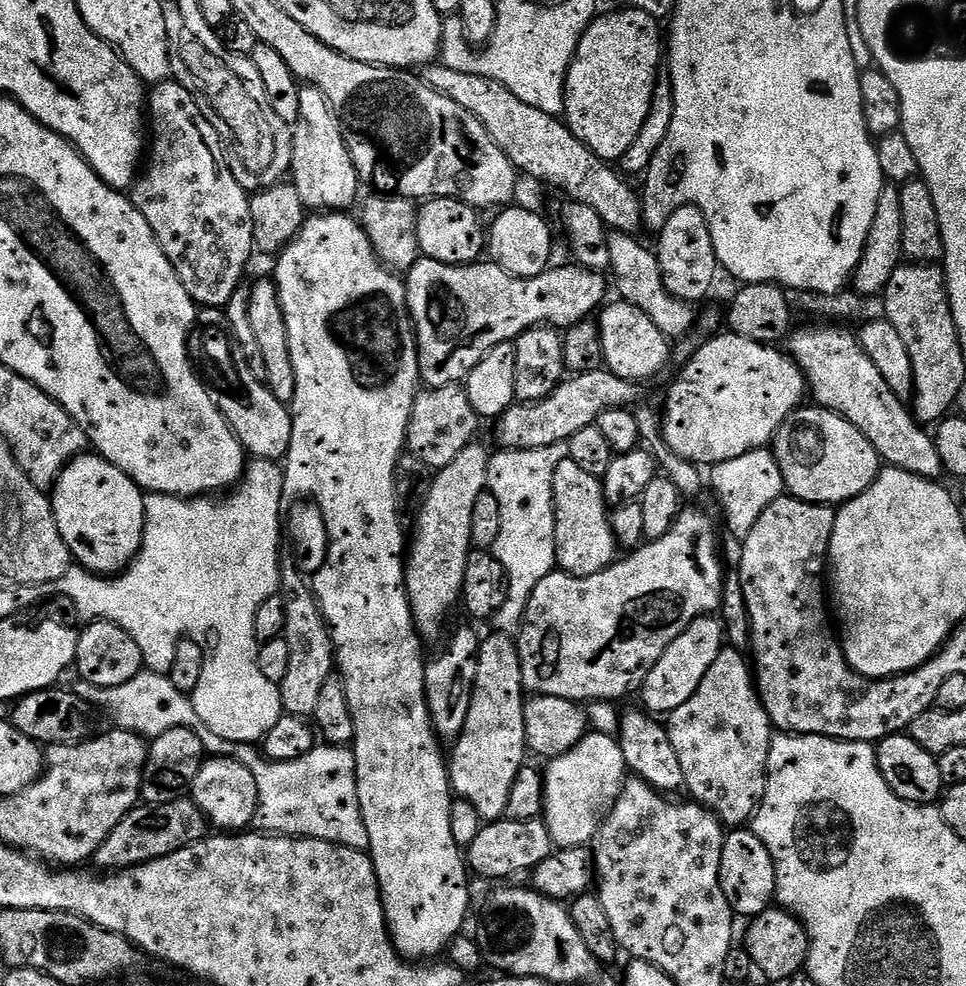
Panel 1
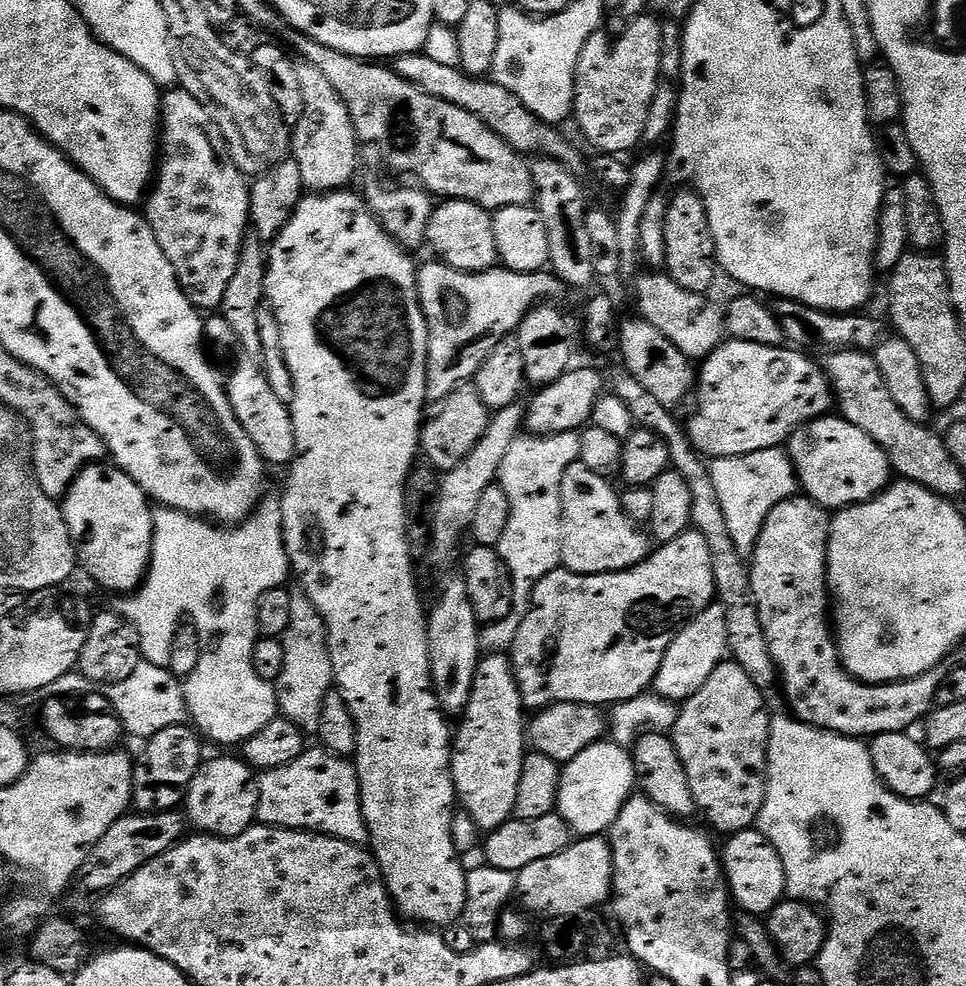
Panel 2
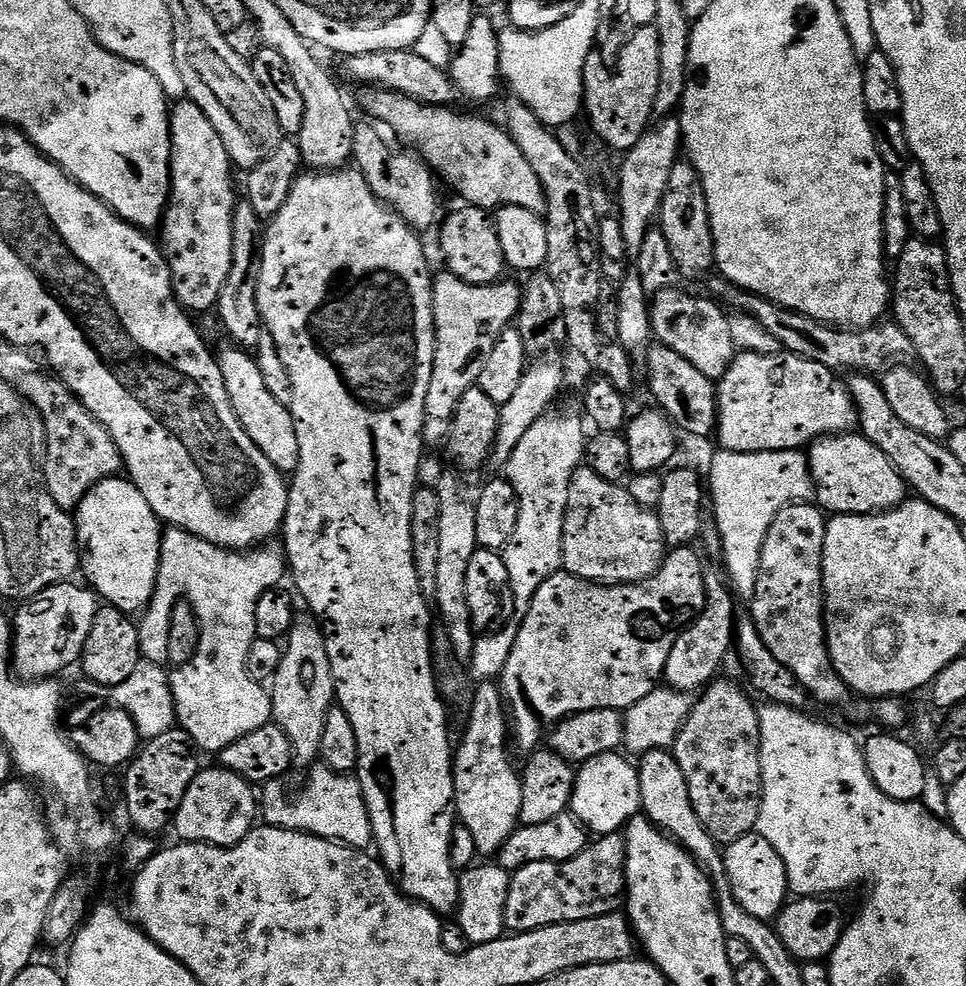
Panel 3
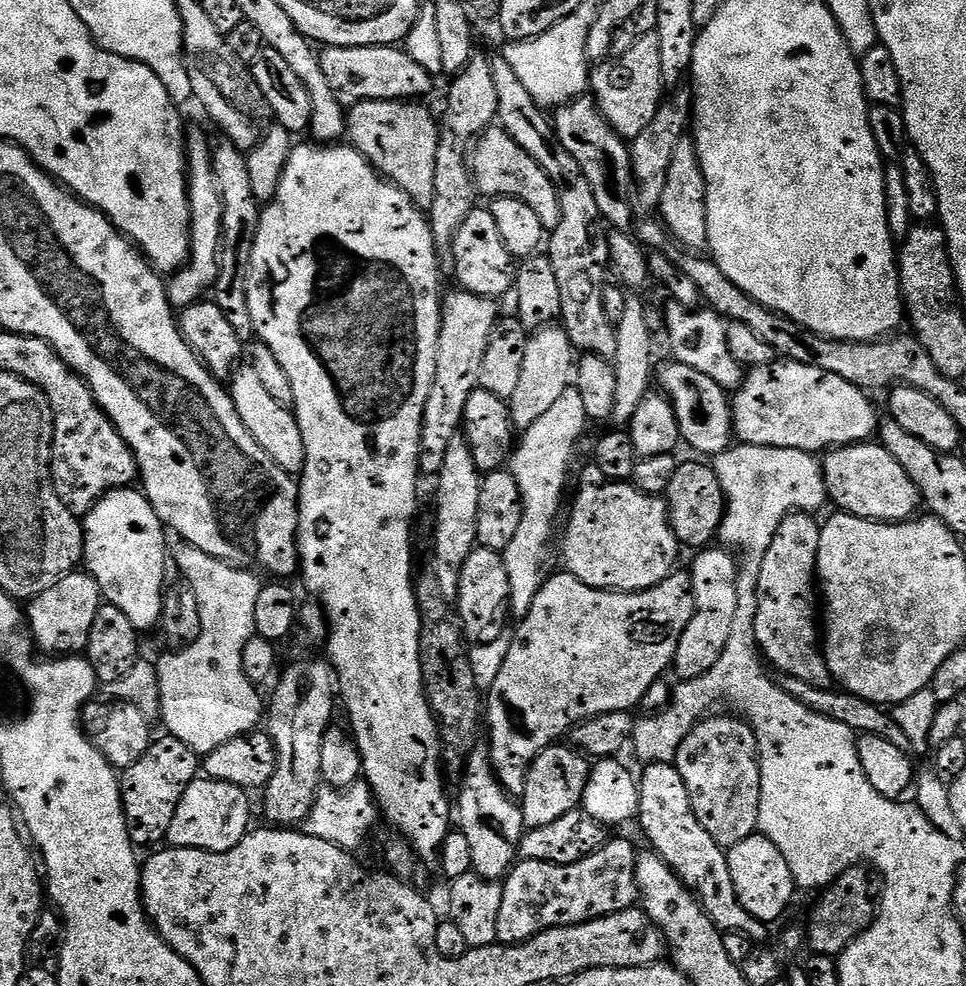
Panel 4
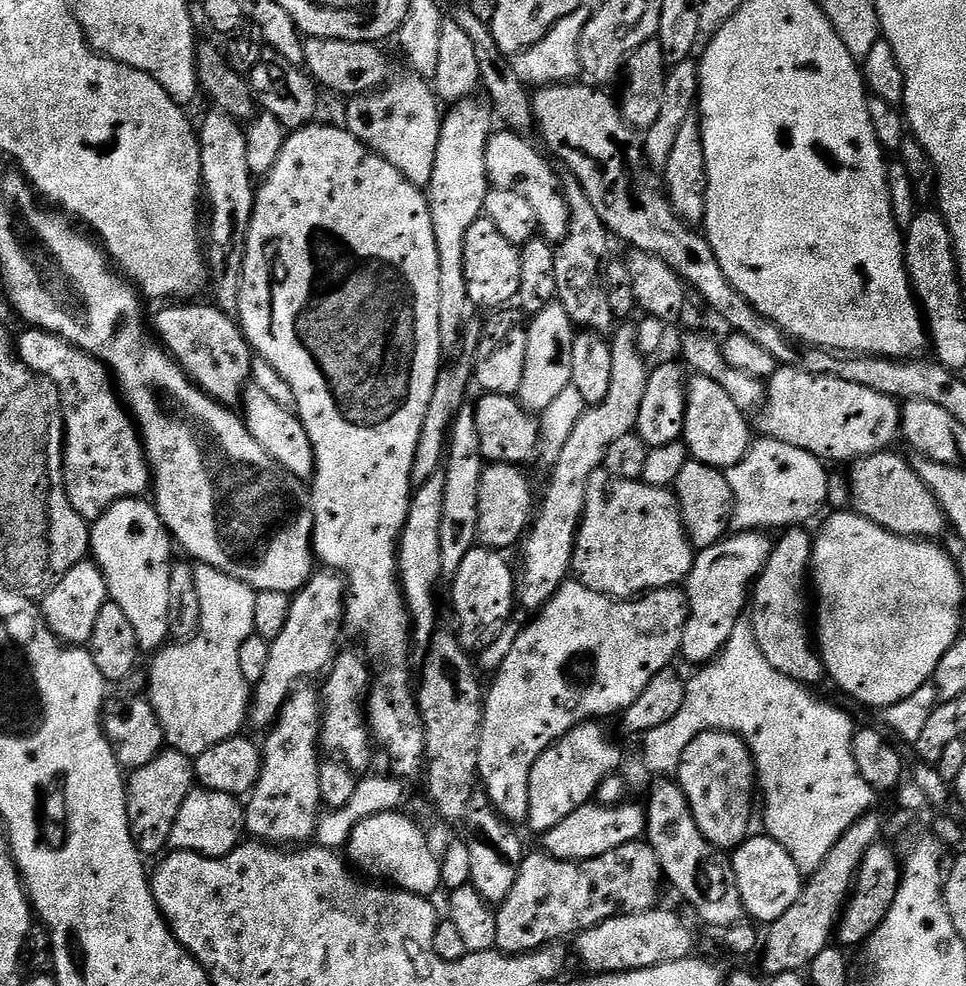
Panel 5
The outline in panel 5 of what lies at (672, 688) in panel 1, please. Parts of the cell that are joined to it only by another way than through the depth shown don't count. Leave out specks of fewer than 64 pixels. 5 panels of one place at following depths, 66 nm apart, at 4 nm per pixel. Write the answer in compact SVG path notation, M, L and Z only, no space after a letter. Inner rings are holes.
M737 531L727 538L718 541L714 546L699 549L692 561L692 573L686 581L686 595L688 597L688 621L682 634L680 643L680 656L688 659L692 666L704 666L708 661L715 660L730 638L734 630L734 622L738 622L745 615L750 604L750 593L754 587L754 581L766 566L766 562L772 553L773 537L759 532Z

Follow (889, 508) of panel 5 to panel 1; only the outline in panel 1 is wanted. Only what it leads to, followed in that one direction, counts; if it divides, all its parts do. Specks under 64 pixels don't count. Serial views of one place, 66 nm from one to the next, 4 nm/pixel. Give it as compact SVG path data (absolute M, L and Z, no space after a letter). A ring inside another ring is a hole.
M801 406L780 427L774 441L785 489L798 500L839 506L858 498L876 480L882 461L874 446L846 418L829 408Z

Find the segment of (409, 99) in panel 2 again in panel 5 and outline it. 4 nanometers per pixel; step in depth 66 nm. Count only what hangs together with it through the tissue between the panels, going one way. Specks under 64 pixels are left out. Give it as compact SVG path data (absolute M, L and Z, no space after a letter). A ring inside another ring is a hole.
M493 131L488 137L486 170L489 185L502 190L514 190L514 194L526 198L526 202L534 206L534 214L538 218L539 235L553 246L561 244L567 238L568 227L571 224L571 214L567 206L566 194L563 192L564 181L561 173L556 173L552 169L553 161L539 147L536 149L530 141L523 140L520 137L523 135L519 131L501 131Z

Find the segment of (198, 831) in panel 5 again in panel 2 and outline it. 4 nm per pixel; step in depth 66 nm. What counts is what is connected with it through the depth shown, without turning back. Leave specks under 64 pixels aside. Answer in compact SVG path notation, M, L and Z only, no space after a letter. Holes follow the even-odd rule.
M226 756L201 763L185 796L184 810L197 831L228 839L241 836L253 827L259 801L260 785L255 771L243 759Z

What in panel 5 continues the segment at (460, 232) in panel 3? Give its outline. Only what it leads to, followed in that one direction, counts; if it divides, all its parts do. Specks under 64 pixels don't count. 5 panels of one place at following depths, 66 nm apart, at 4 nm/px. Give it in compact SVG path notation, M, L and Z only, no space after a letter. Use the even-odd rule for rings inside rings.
M486 218L474 222L474 226L466 230L466 290L473 305L485 304L488 310L499 309L517 299L518 286L522 286L520 248L506 242L494 222Z

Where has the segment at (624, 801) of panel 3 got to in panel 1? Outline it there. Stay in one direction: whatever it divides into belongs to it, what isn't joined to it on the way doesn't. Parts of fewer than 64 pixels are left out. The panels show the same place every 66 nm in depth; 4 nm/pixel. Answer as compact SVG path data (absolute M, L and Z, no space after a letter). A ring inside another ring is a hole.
M592 732L581 738L581 741L568 753L564 753L556 759L549 759L546 766L548 769L545 767L542 772L544 777L542 819L550 830L553 845L560 850L591 845L596 831L600 829L600 823L610 814L626 779L619 739L604 736L601 732Z

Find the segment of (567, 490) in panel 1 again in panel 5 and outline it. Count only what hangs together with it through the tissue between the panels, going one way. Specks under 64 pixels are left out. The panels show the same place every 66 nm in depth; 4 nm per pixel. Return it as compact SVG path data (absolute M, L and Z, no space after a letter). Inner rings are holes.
M603 470L592 475L590 478L590 486L586 490L586 506L584 507L582 522L576 535L576 545L574 546L574 554L572 555L572 572L574 573L575 579L598 594L606 594L613 598L635 598L649 592L656 592L660 588L675 588L683 585L692 573L693 559L694 549L688 541L688 535L684 529L682 514L678 506L678 498L672 488L650 486L649 484L645 484L641 479L623 480L622 478L614 478L609 472Z

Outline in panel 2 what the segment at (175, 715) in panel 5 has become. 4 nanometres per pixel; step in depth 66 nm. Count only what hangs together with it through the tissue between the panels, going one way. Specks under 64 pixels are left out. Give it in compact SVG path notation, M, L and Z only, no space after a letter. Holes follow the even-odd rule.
M265 495L256 505L256 511L244 523L235 526L217 526L207 519L163 506L153 511L152 526L152 561L148 564L148 575L137 591L123 597L122 615L138 634L141 657L162 668L168 667L170 646L182 621L185 617L191 621L204 647L198 670L183 681L191 723L201 737L209 736L216 744L243 745L274 718L274 690L269 681L258 678L252 665L252 651L258 639L256 611L262 594L281 587L284 579L290 576L280 496Z

